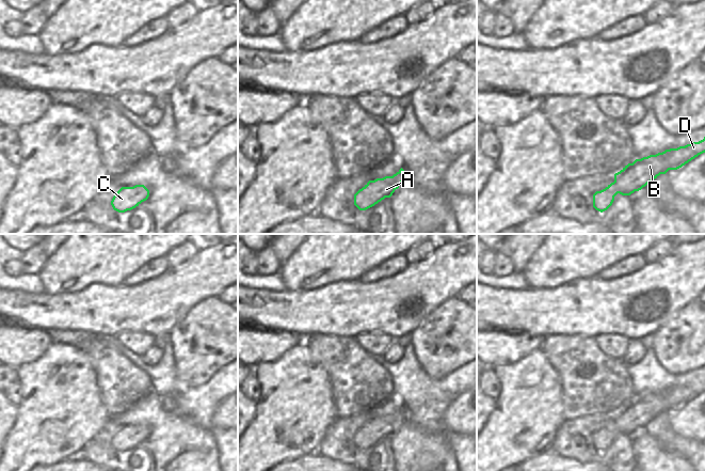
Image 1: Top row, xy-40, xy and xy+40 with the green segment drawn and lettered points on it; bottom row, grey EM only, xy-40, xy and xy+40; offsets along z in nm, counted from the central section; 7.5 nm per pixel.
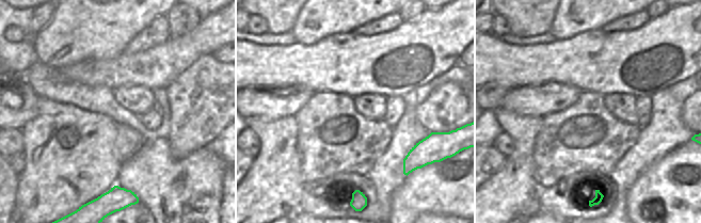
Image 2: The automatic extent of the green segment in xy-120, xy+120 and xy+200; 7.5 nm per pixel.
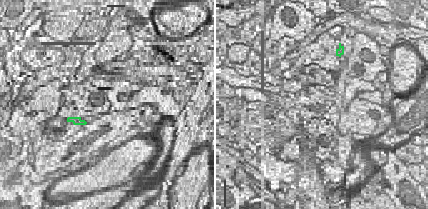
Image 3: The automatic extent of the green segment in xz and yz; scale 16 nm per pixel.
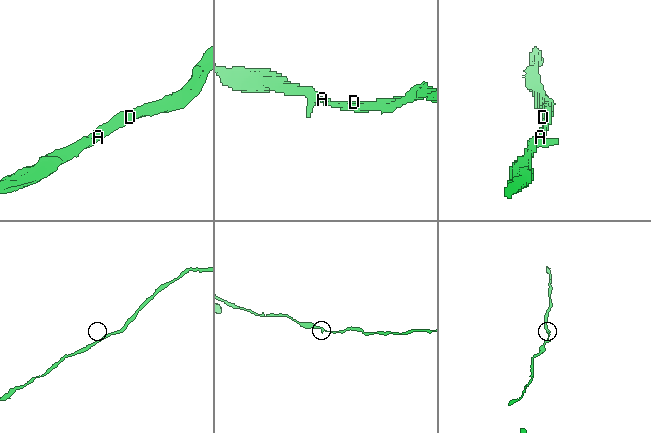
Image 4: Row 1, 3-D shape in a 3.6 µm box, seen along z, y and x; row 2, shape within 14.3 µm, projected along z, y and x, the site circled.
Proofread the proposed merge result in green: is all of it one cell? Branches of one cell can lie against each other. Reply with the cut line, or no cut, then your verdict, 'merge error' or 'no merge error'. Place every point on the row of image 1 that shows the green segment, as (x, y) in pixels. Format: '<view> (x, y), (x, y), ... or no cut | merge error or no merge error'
no cut | no merge error

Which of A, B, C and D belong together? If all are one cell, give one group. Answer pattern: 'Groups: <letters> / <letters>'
Groups: A B C D.

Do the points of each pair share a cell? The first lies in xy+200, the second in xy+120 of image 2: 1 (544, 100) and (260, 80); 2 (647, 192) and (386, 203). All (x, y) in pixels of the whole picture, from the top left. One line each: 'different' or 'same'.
1: different
2: different

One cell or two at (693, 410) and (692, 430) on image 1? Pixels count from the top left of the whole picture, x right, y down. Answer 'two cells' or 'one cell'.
one cell

